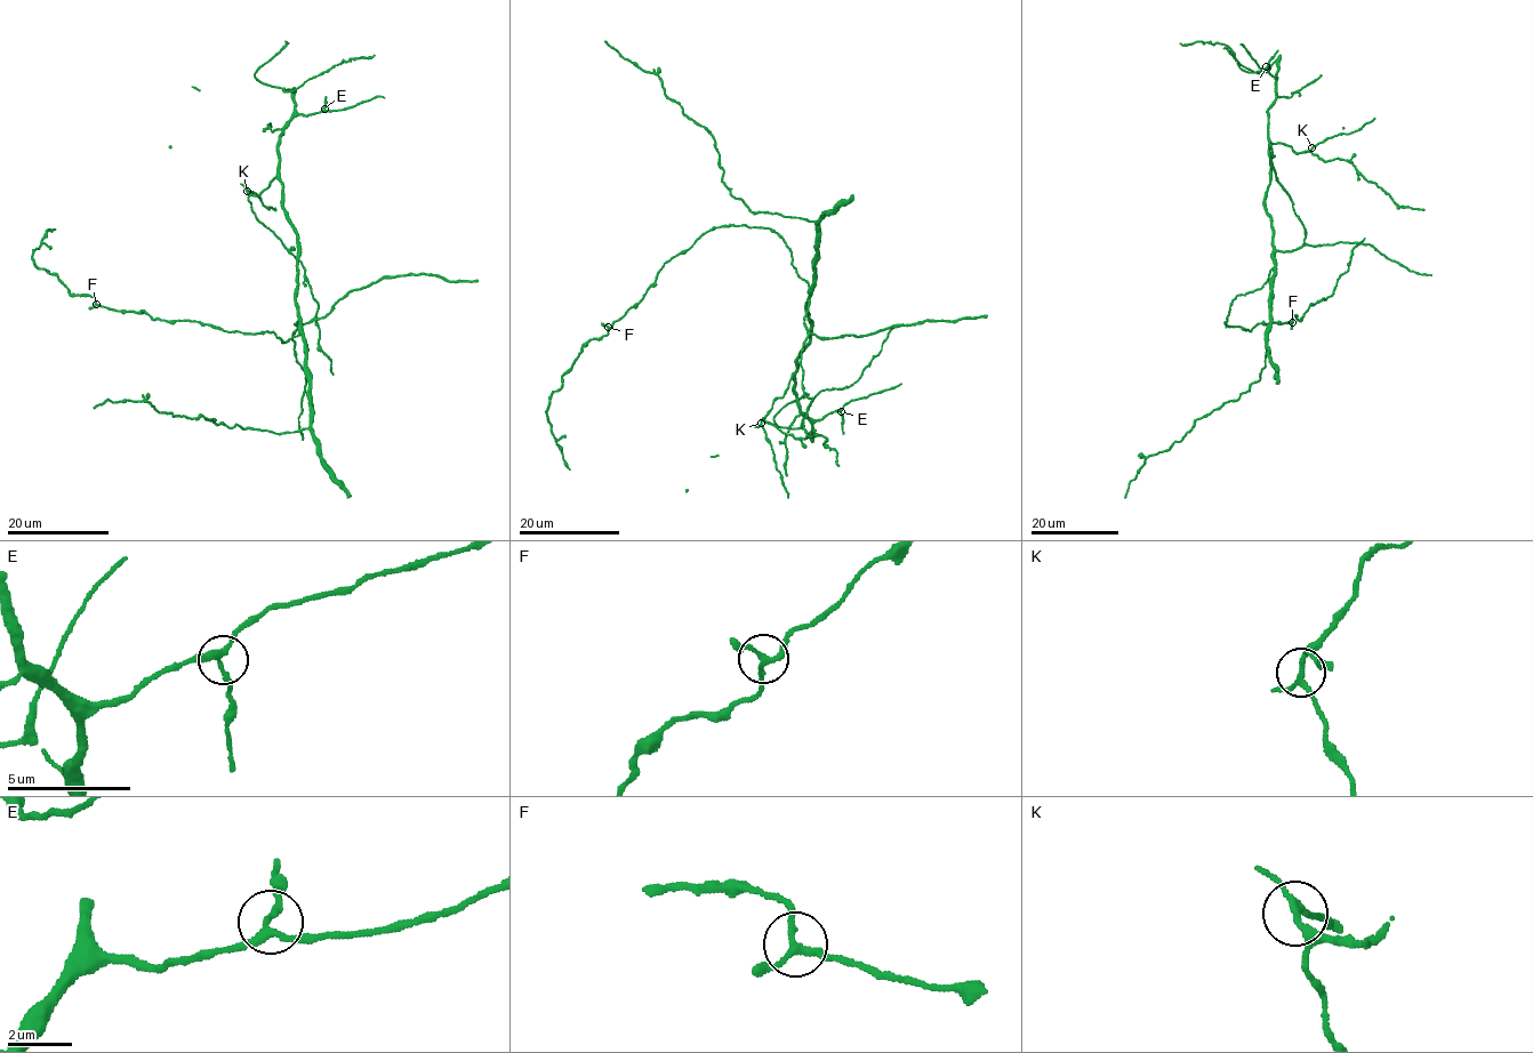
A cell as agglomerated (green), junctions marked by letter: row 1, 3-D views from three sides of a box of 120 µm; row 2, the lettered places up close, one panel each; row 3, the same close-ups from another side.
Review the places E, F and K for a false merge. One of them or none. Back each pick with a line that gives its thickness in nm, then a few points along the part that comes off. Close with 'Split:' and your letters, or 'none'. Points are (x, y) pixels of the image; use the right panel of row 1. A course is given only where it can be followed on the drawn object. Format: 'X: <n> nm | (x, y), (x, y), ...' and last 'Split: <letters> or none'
Split: none

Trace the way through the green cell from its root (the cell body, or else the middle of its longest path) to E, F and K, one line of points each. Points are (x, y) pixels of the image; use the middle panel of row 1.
E: (802, 278), (808, 286), (810, 339), (796, 359), (796, 401), (802, 414), (815, 419), (841, 411)
F: (802, 278), (793, 265), (792, 251), (775, 231), (746, 225), (713, 227), (667, 260), (637, 304), (608, 327)
K: (802, 278), (808, 286), (810, 339), (796, 359), (797, 371), (785, 395), (773, 401), (761, 423)

